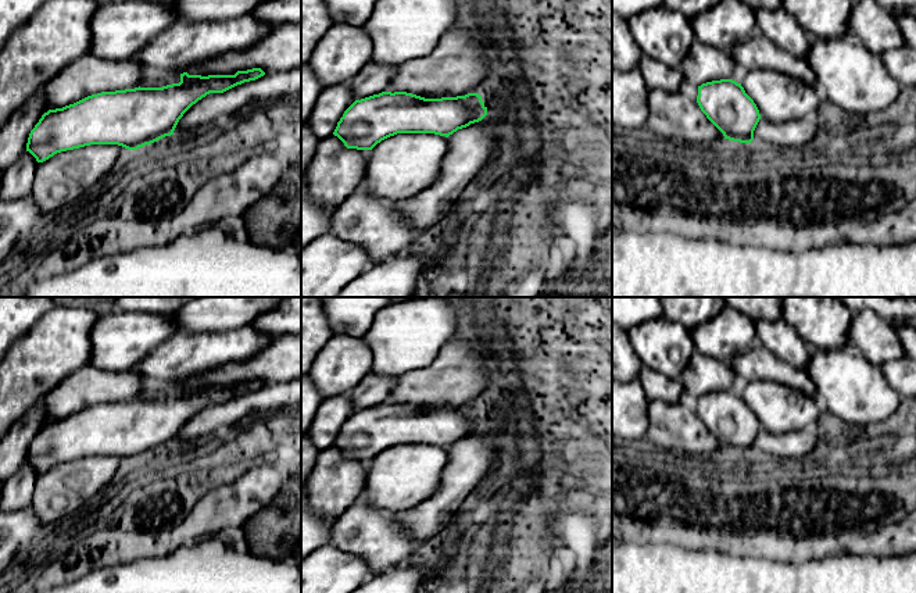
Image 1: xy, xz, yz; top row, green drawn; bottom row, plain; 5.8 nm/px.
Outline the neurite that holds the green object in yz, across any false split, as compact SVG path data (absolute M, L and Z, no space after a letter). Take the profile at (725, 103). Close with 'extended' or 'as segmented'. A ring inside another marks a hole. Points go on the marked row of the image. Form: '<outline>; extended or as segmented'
M733 79L702 83L698 86L697 103L724 139L740 143L754 140L761 114L741 83Z; as segmented

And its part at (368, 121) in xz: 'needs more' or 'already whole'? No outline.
already whole

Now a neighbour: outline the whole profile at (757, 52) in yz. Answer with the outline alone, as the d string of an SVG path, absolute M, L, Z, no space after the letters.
M758 29L736 43L729 53L736 62L733 81L737 83L754 69L770 69L817 87L817 79L805 58L781 50Z

